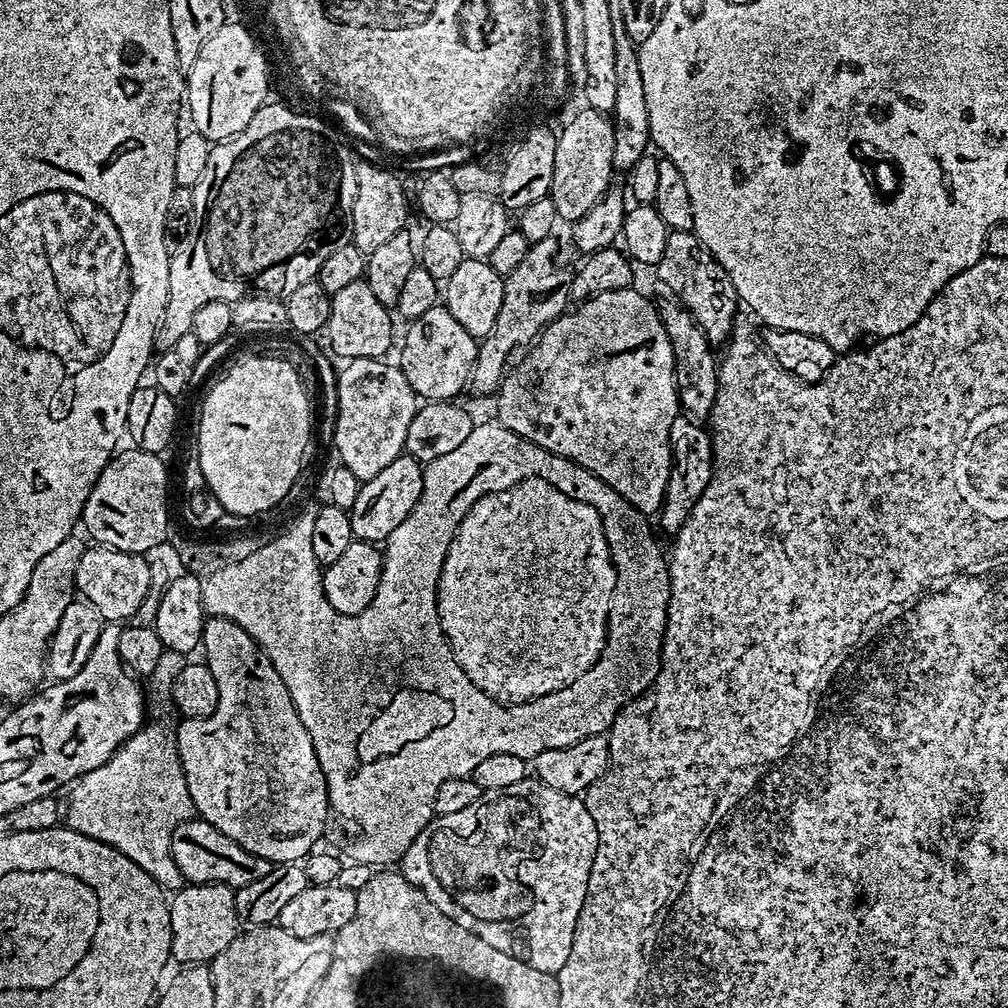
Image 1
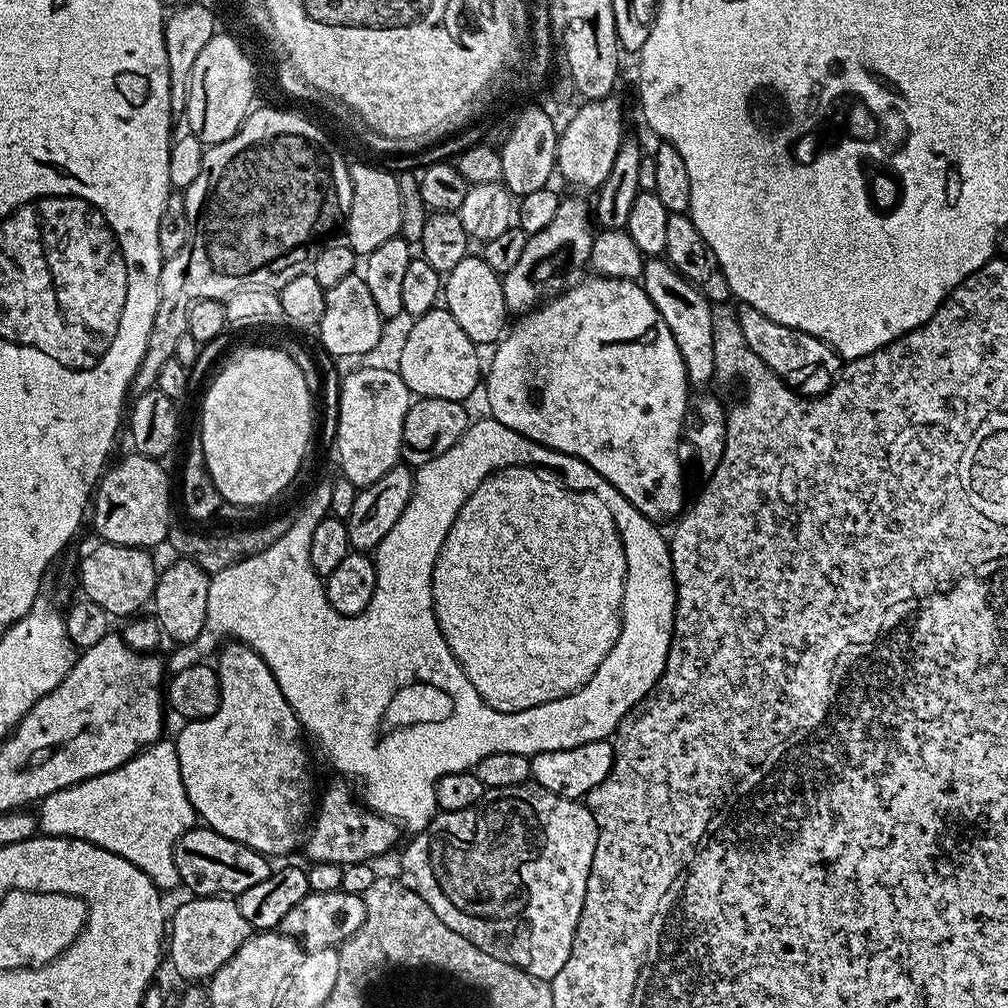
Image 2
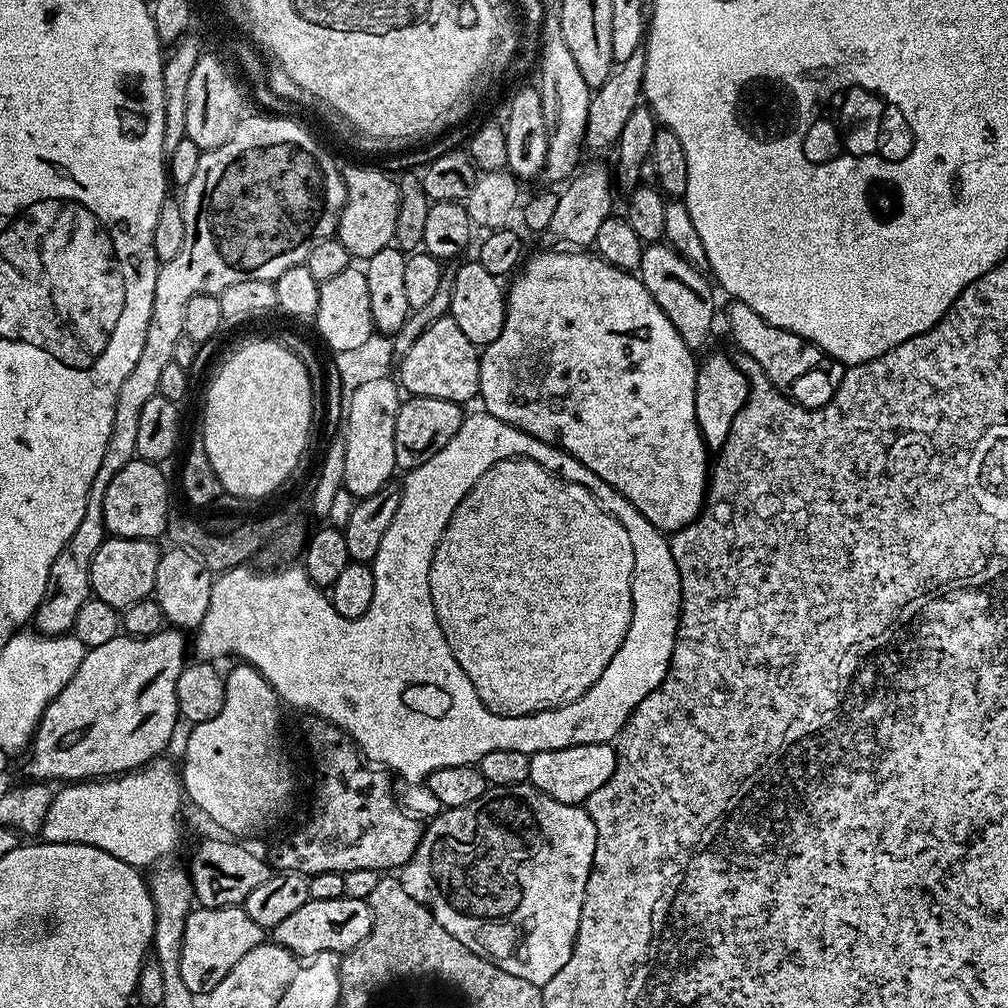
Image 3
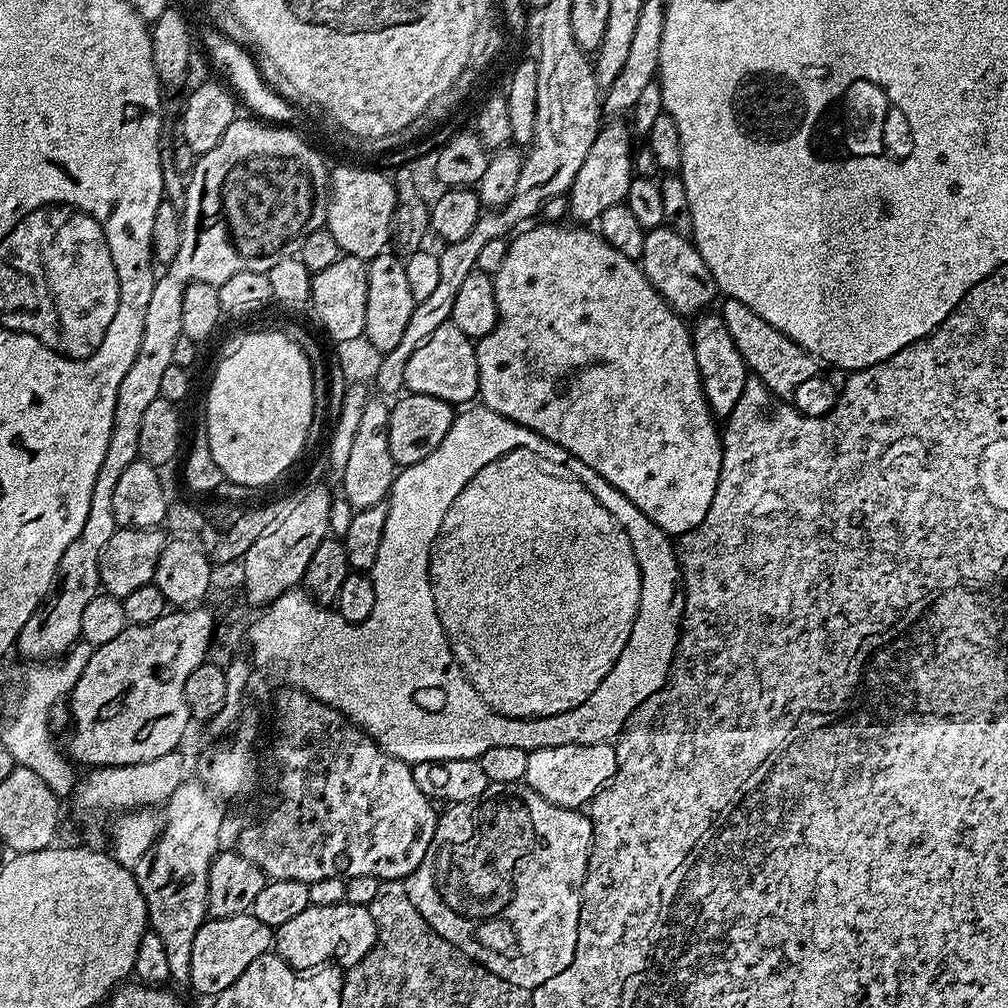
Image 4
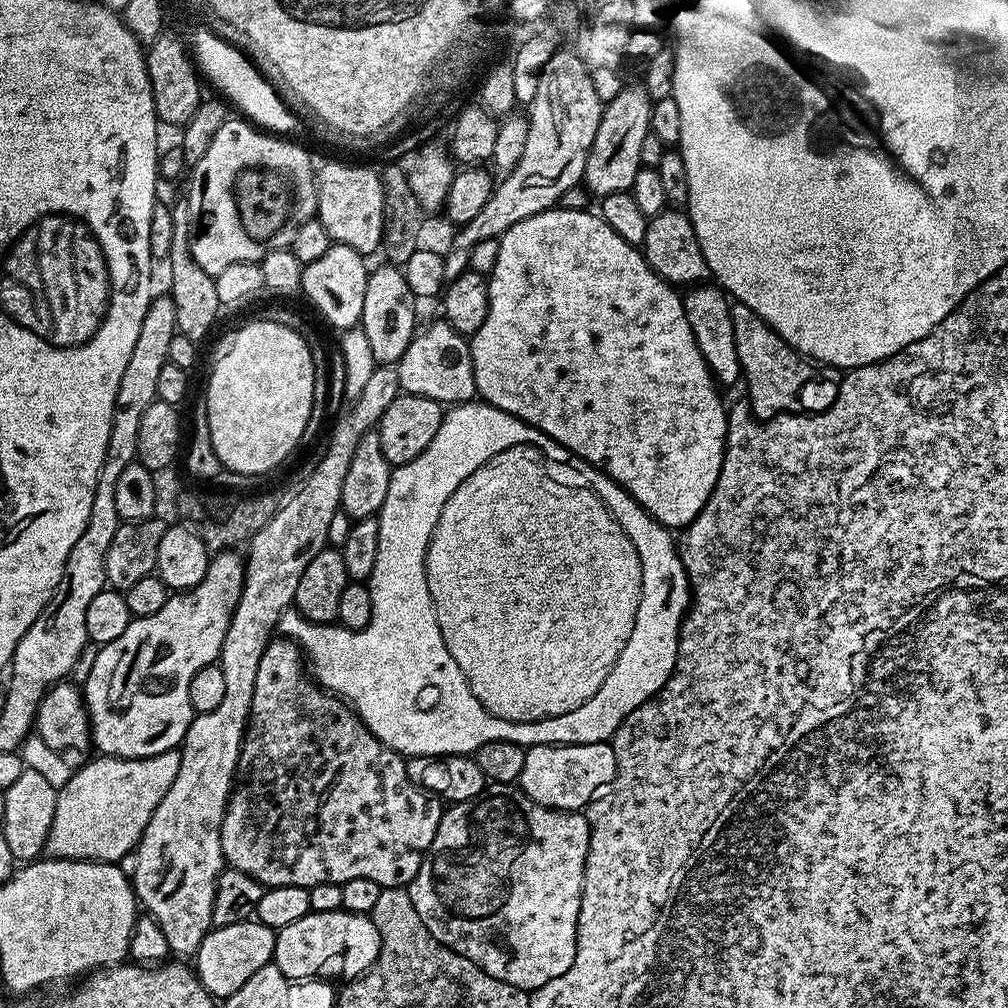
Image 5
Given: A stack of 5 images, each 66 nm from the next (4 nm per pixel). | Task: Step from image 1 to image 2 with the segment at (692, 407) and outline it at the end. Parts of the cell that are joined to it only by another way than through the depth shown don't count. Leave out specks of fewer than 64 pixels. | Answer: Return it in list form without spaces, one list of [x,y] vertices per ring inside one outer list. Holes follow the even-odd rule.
[[[664,258],[645,259],[642,283],[650,302],[654,302],[658,314],[662,314],[662,322],[666,322],[666,326],[670,326],[670,334],[674,334],[674,346],[678,346],[678,354],[682,354],[689,385],[710,383],[716,376],[713,301],[707,300]]]

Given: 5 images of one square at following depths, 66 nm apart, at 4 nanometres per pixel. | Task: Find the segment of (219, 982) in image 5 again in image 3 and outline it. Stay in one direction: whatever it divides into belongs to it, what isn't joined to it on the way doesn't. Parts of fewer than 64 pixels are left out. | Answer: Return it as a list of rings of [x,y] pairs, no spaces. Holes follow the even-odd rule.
[[[243,906],[235,908],[201,908],[193,907],[184,923],[184,937],[182,938],[182,982],[191,992],[207,994],[234,970],[234,966],[254,946],[265,943],[266,930],[246,914]]]

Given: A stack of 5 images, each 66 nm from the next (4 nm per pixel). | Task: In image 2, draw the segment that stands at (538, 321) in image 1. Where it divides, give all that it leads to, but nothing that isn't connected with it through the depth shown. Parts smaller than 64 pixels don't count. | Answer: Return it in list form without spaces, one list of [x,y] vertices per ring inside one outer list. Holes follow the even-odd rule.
[[[565,195],[558,206],[558,214],[550,221],[546,230],[538,230],[538,234],[529,236],[522,255],[509,272],[503,273],[502,294],[506,298],[509,313],[523,314],[540,307],[546,298],[560,295],[566,287],[564,272],[571,268],[587,265],[590,258],[590,246],[594,235],[594,212],[583,200],[583,195]]]

